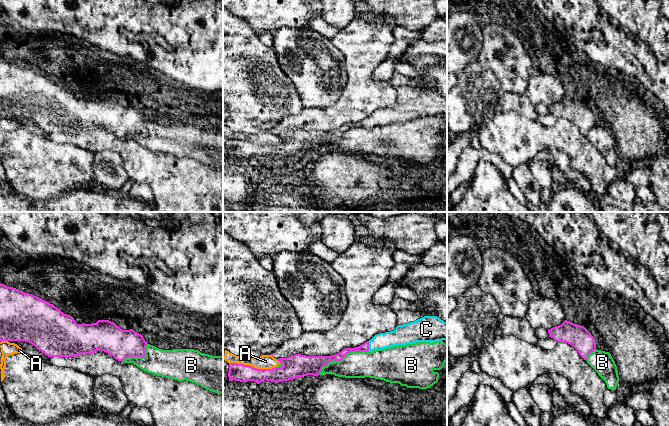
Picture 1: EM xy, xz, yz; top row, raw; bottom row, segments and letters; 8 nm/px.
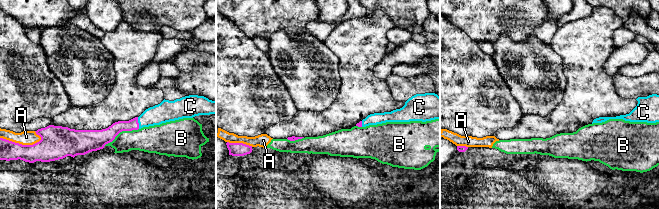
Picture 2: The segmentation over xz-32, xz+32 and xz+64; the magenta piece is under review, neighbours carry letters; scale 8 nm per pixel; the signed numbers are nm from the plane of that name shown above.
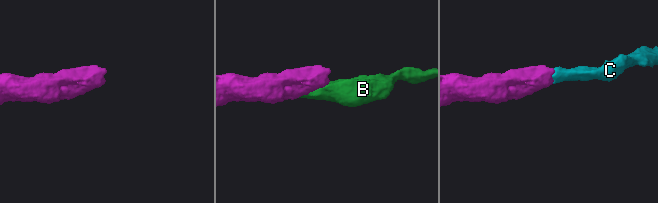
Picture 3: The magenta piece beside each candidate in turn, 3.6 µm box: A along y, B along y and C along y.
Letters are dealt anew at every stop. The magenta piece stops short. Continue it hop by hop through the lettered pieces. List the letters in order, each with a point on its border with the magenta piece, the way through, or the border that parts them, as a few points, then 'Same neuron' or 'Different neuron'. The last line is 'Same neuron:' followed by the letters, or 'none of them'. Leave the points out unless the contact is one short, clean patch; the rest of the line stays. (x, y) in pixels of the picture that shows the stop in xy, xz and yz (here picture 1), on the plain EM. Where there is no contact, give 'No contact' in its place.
A: Touches magenta at xz (253, 143). Boundary: xz (229, 138), (251, 141), (257, 144), (276, 143). Different neuron
B: Touches magenta at xz (342, 134). Different neuron
C: Touches magenta at xz (368, 122). Path across: xz (364, 123), (368, 122), (379, 117), (397, 113). Same neuron
Same neuron: C

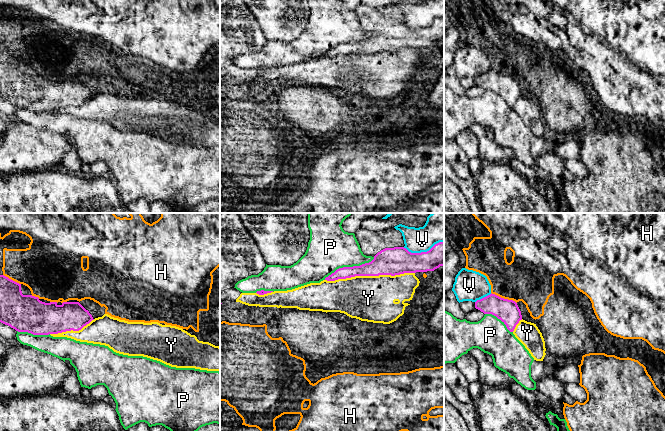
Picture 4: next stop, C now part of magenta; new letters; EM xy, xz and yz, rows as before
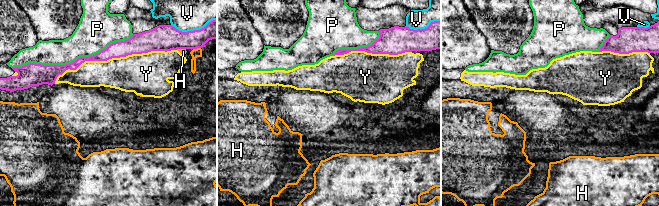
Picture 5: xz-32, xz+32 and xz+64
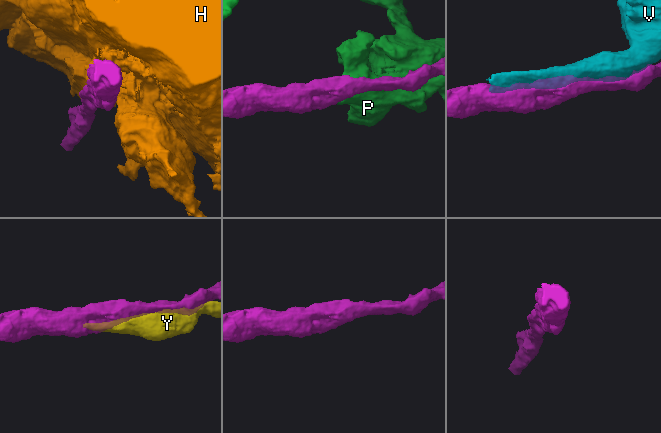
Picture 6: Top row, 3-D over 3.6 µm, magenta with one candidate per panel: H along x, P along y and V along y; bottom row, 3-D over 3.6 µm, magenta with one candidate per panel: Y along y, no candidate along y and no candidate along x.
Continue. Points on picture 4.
H: Touches magenta at yz (503, 74). Different neuron
P: Touches magenta at xz (349, 43). Different neuron
V: Touches magenta at xz (423, 28). Different neuron
Y: Touches magenta at xz (369, 51). Different neuron
Same neuron: none of them

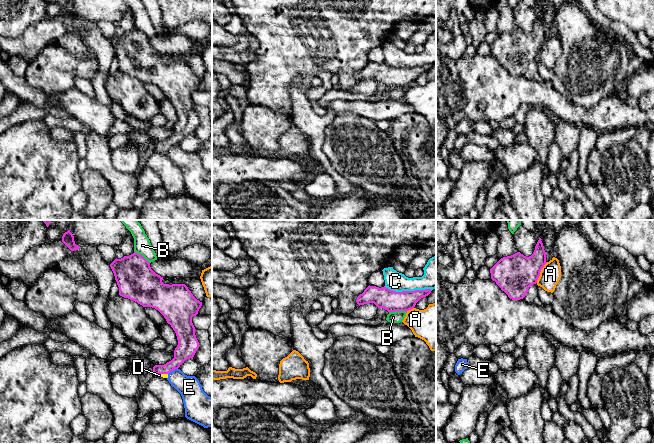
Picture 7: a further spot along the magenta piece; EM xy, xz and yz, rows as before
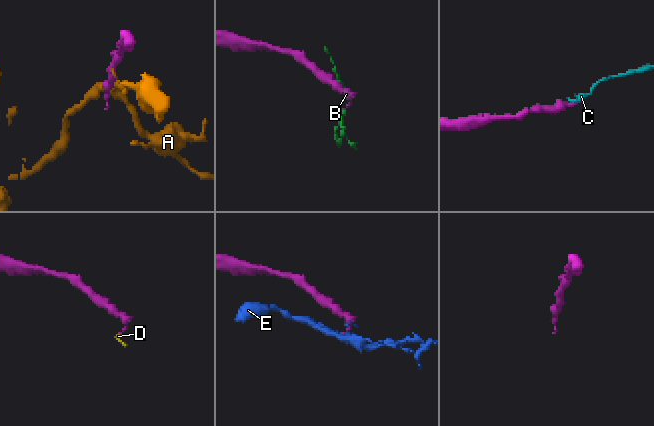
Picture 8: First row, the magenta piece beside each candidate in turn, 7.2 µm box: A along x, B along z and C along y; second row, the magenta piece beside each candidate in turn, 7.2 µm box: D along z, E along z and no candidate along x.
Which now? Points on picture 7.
A: Touches magenta at yz (540, 47). Different neuron
B: Touches magenta at xz (397, 86). Different neuron
C: Touches magenta at xz (408, 67). Different neuron
D: Touches magenta at xy (161, 149). Path across: xy (183, 127), (161, 149), (159, 151). Same neuron
E: Touches magenta at xy (172, 146). Boundary: xy (177, 144), (174, 144), (168, 150). Different neuron
Same neuron: D

